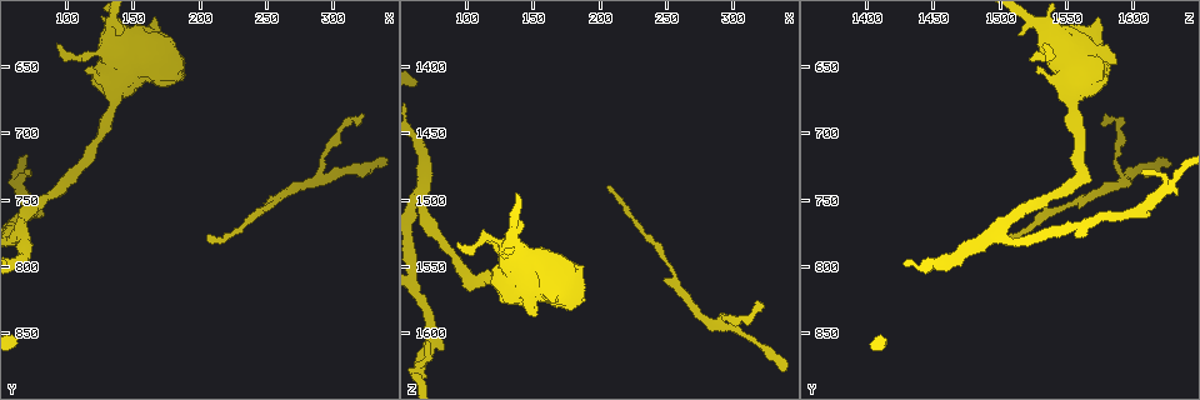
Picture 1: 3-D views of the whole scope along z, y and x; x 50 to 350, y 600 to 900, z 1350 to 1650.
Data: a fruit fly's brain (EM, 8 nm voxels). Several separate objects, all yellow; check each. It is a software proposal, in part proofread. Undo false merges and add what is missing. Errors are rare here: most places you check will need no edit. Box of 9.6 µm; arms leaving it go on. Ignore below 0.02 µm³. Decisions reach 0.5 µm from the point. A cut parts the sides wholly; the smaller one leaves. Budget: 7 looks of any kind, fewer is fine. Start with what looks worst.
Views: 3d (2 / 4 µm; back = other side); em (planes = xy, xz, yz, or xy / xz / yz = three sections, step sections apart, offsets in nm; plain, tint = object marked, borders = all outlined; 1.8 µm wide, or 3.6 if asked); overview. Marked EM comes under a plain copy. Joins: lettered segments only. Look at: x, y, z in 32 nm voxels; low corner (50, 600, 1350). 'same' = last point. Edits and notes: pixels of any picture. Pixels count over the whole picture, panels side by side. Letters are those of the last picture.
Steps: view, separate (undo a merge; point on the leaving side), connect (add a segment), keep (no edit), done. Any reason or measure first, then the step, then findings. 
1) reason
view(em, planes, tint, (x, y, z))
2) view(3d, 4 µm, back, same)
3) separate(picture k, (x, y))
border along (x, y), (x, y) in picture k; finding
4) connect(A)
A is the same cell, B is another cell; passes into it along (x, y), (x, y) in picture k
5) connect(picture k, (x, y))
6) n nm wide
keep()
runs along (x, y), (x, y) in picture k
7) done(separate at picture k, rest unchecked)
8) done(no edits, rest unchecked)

thin end
view(3d, 2 µm, (92, 630, 1536))

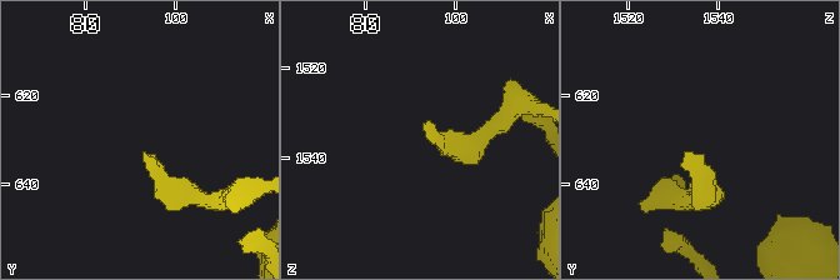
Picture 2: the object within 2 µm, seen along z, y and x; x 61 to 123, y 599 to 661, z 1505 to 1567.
now the EM
view(em, planes, borders, (93, 633, 1534))

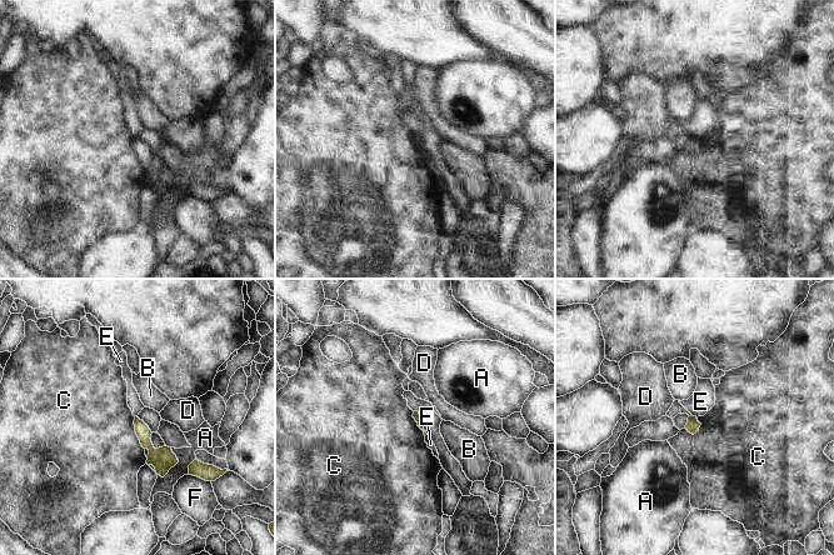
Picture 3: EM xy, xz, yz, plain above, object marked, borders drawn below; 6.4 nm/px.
keep()
A, B, C, D, E and F are other cells; border along (134, 416), (134, 431), (144, 449) in picture 3; none of them fits

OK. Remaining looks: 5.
view(3d, 2 µm, back, (318, 694, 1576))

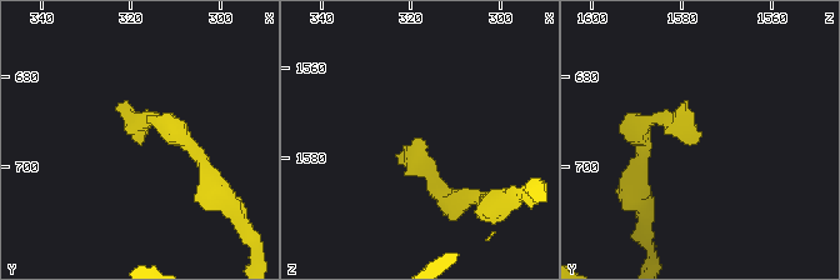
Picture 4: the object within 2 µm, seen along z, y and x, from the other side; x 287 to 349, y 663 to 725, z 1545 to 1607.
now the EM
view(em, planes, borders, (319, 694, 1576))

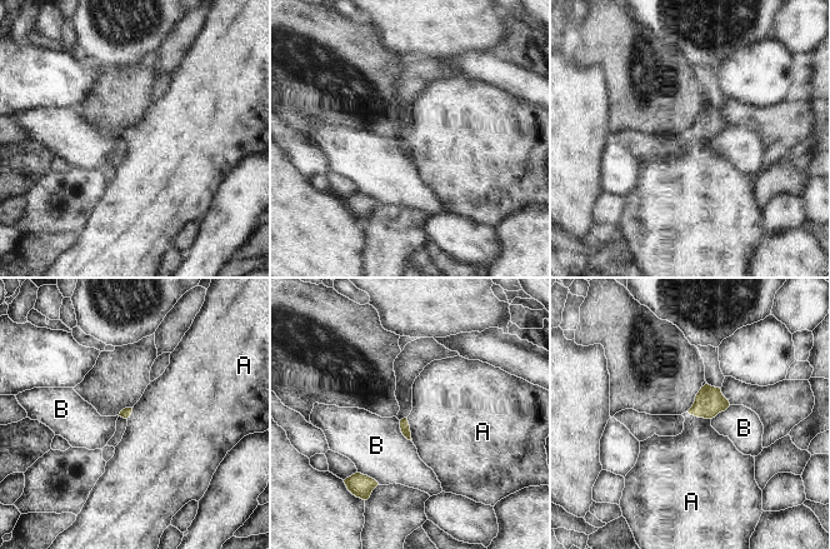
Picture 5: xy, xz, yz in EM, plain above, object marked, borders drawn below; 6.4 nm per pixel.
keep()
A and B are other cells; border along (406, 418), (413, 440) in picture 5; no lettered segment goes on from it

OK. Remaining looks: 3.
view(em, xz, step 8, tint, (286, 736, 1592))

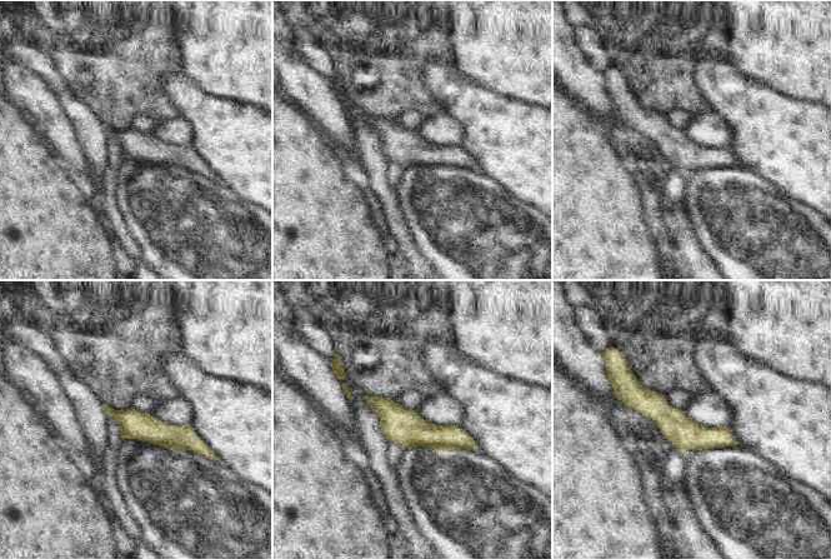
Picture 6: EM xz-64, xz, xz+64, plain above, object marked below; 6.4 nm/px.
view(em, xy, step 4, tint, same)

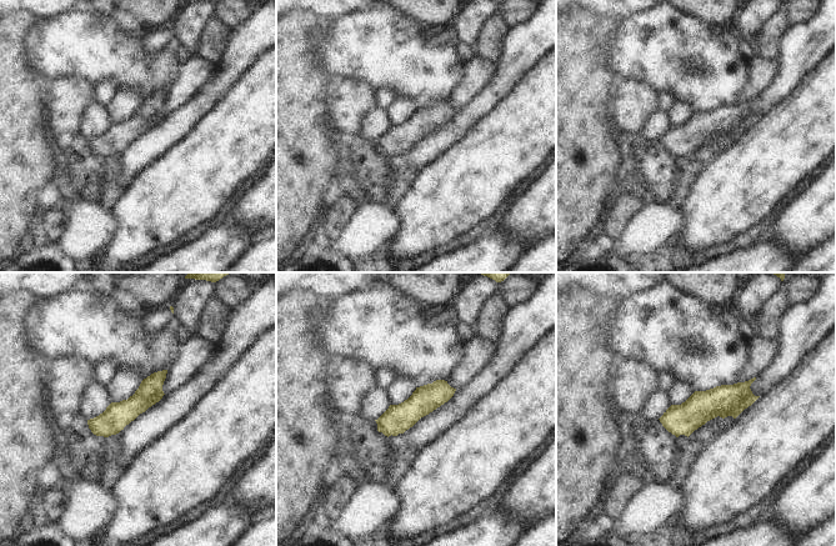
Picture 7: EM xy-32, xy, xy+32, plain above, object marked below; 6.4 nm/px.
see the neighbours
view(em, xy, step 4, borders, same)

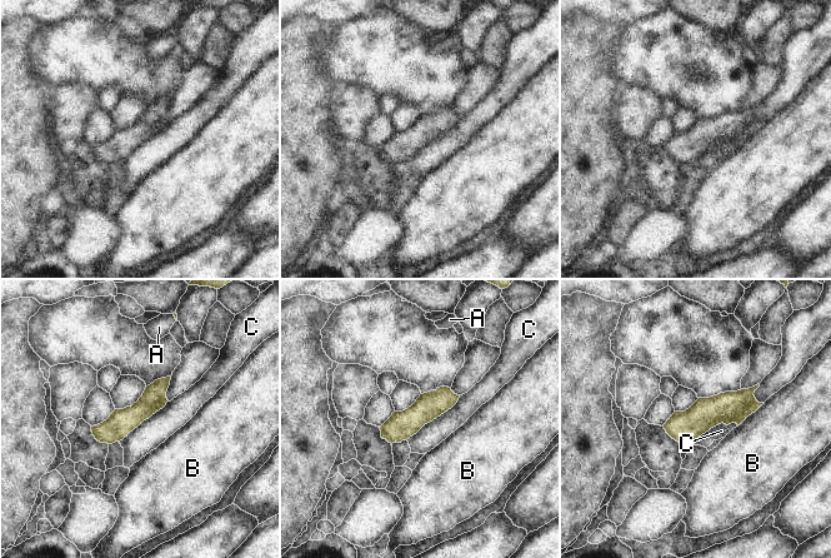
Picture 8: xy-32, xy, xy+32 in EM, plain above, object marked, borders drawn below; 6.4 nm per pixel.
180 nm wide
keep()
A, B and C are other cells; one cell here

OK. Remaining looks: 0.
done(no edits, rest unchecked)

